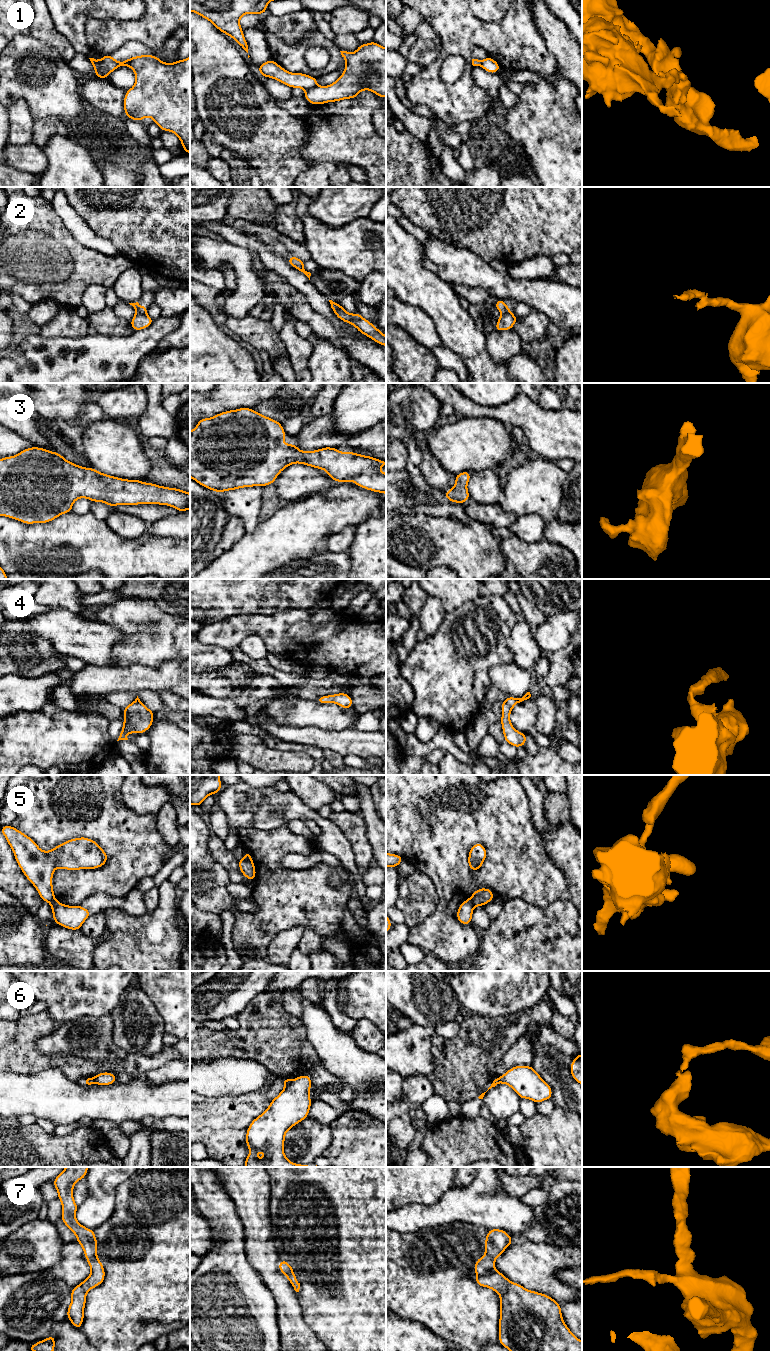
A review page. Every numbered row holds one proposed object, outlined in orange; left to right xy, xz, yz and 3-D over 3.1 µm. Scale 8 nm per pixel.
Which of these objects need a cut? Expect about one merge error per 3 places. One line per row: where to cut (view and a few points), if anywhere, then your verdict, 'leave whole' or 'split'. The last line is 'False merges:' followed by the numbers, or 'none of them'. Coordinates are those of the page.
1: cut xz (316, 85), (306, 91); split
2: cut xy (136, 313), (145, 314); split
3: cut none; leave whole
4: cut none; leave whole
5: cut yz (470, 898), (474, 905); split
6: cut yz (496, 1078), (500, 1082); split
7: cut none; leave whole
False merges: 1, 2, 5, 6

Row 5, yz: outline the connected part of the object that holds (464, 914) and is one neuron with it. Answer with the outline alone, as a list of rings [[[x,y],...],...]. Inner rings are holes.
[[[467,899],[462,902],[456,913],[458,921],[463,924],[471,924],[474,905],[471,899]]]

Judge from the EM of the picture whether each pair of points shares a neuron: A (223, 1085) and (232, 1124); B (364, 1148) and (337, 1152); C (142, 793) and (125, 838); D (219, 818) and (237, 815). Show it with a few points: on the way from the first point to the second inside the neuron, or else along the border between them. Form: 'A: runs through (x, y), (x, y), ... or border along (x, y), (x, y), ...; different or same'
A: border along (248, 1092), (213, 1097), (204, 1097), (201, 1094); different
B: runs through (357, 1152), (344, 1152); same
C: border along (121, 793), (123, 803), (136, 813), (155, 815); different
D: border along (217, 806), (229, 826), (225, 840); different

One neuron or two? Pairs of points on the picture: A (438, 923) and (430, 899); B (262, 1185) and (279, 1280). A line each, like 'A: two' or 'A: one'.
A: two
B: one

